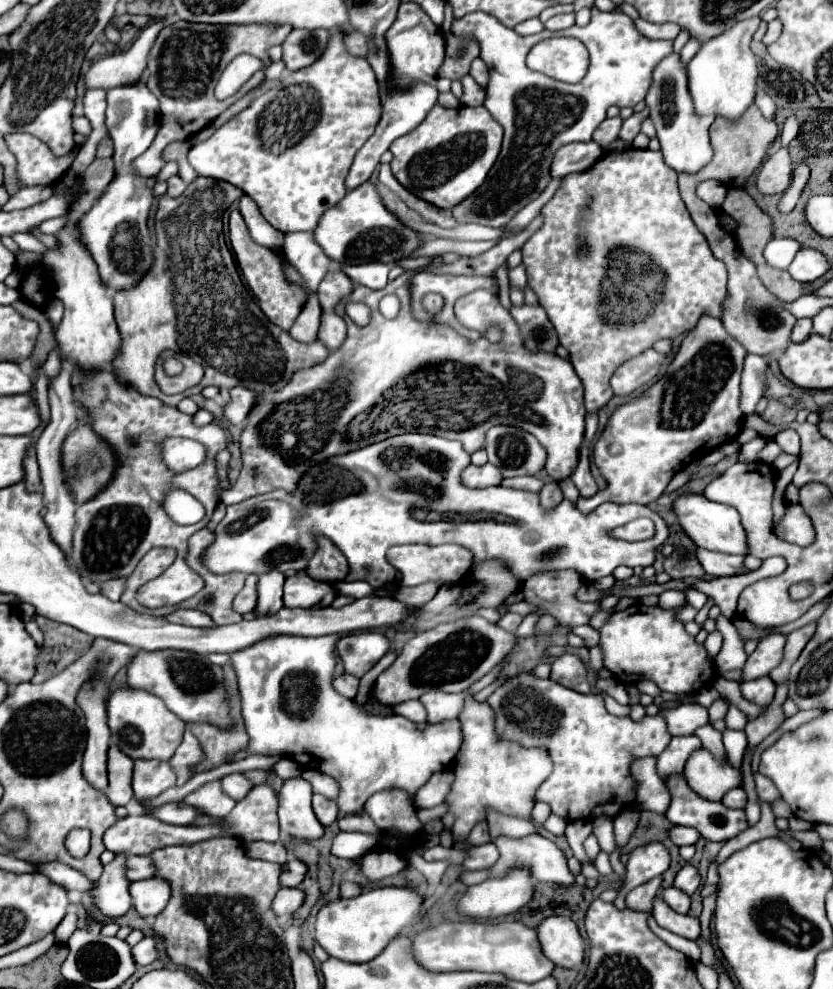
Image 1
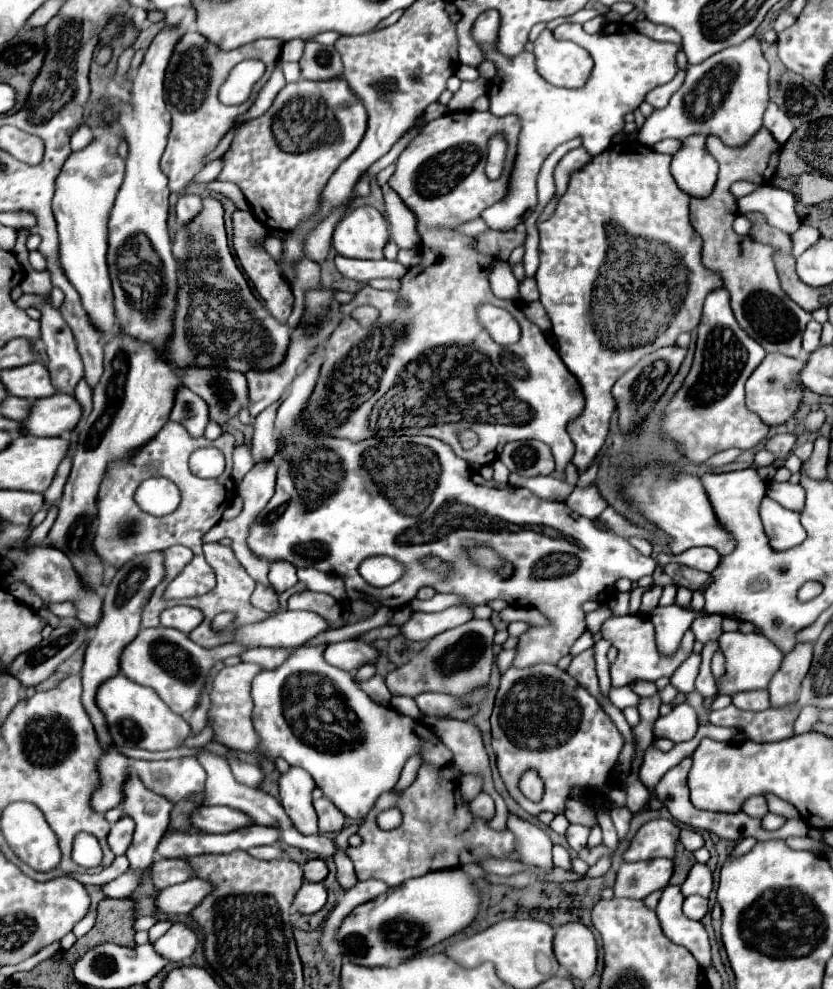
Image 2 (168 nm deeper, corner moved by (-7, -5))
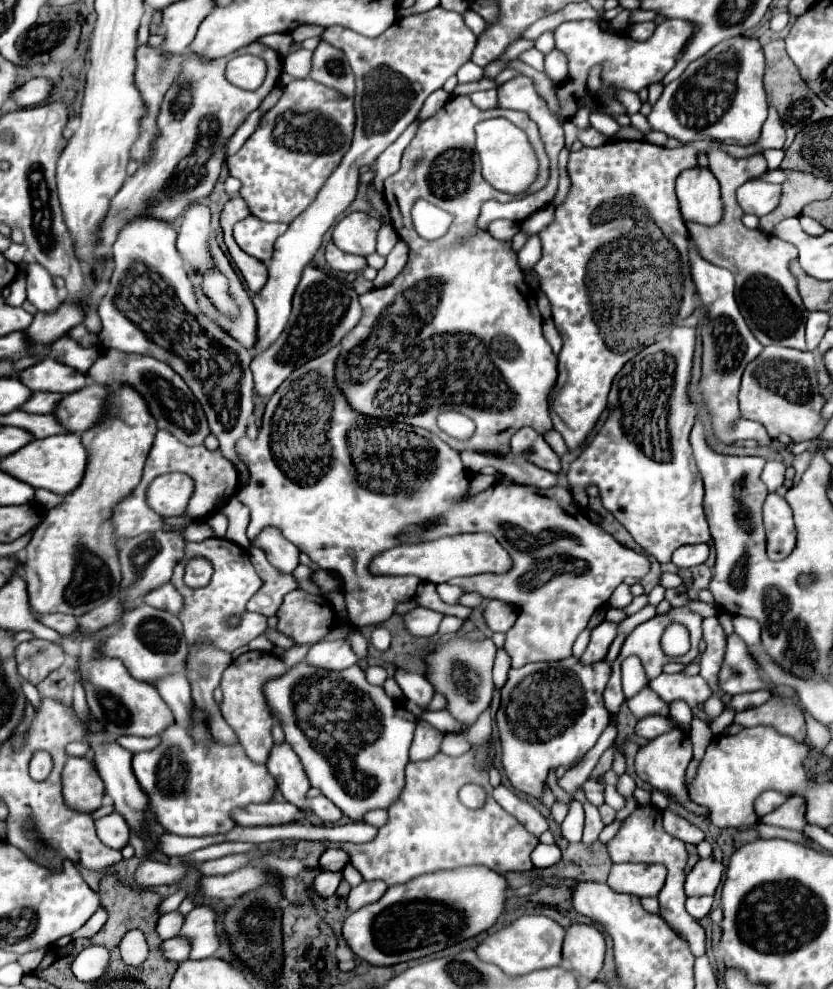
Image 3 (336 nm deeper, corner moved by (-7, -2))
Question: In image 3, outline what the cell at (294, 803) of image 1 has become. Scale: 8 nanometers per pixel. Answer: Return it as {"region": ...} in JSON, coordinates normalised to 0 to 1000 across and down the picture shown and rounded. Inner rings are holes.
{"region":[[[345,751],[328,753],[321,778],[330,786],[342,810],[354,812],[354,816],[359,816],[361,820],[369,820],[369,800],[373,794],[361,776],[359,765]]]}

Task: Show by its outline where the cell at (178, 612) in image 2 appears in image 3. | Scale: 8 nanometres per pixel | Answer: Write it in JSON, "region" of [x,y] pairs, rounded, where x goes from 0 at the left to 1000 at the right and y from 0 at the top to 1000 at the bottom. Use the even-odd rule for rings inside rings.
{"region":[[[198,589],[196,594],[176,600],[169,608],[181,614],[191,614],[193,618],[205,618],[210,622],[220,616],[220,604],[210,598],[210,594],[205,589]]]}

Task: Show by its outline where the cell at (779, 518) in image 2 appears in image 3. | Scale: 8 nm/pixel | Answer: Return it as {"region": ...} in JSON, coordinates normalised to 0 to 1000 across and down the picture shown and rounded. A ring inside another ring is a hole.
{"region":[[[923,498],[916,511],[916,527],[918,527],[918,537],[921,537],[921,561],[928,567],[942,565],[957,547],[957,537],[952,529],[952,519],[947,509],[930,501]]]}

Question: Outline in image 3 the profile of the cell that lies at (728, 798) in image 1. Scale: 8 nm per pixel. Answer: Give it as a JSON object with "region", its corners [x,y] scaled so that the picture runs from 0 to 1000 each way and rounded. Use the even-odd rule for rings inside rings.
{"region":[[[918,800],[906,810],[906,822],[911,826],[916,826],[916,824],[926,822],[928,818],[933,818],[935,814],[940,814],[942,810],[945,810],[945,804],[940,804],[940,802],[935,802],[935,800]]]}

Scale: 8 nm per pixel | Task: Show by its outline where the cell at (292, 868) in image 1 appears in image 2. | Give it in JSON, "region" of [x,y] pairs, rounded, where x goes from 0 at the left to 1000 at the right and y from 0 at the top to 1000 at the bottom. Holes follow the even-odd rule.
{"region":[[[381,868],[381,870],[371,870],[366,876],[364,876],[364,882],[366,882],[366,888],[371,892],[385,892],[393,888],[393,872],[388,868]]]}

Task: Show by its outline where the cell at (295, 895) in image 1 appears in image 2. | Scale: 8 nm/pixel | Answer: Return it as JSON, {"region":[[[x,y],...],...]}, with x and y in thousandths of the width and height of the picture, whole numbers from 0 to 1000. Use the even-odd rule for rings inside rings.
{"region":[[[366,892],[357,902],[354,910],[357,910],[359,922],[364,924],[383,922],[393,912],[393,898],[388,896],[388,892]]]}

